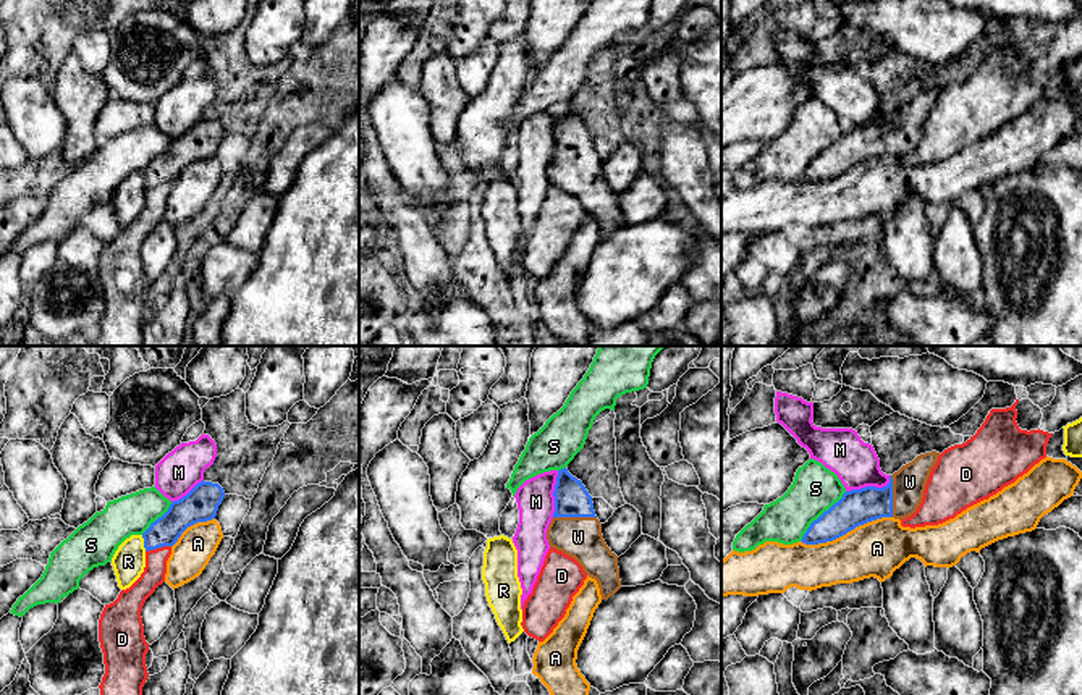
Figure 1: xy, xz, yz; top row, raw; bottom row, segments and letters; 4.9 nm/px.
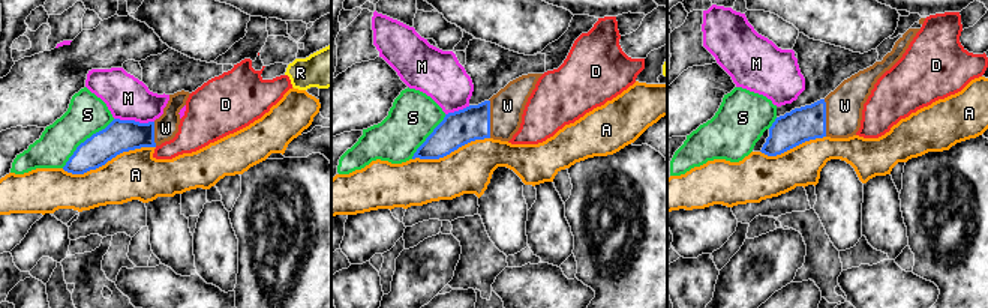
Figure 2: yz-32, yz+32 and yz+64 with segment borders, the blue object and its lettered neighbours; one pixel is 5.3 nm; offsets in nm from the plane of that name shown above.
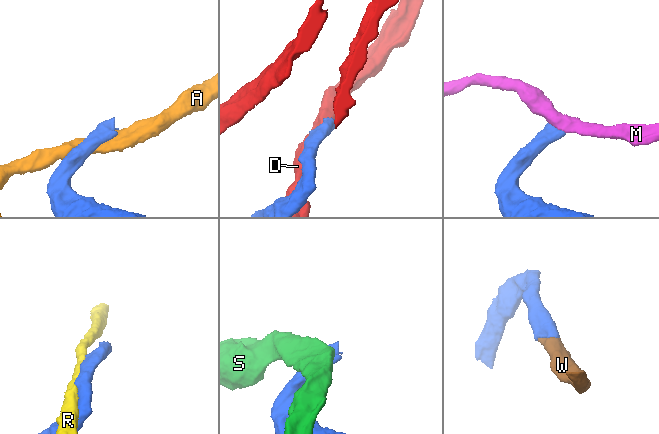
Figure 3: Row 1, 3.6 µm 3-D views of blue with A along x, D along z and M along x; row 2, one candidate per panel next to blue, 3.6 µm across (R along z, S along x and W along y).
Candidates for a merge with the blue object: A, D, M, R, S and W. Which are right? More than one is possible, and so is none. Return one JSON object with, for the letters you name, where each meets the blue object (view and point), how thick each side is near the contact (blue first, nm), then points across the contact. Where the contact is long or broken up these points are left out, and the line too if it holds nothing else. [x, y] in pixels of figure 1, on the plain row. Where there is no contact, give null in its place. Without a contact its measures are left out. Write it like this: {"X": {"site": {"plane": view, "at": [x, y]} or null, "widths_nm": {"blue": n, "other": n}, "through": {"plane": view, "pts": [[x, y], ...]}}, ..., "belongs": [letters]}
{"W": {"site": {"plane": "xz", "at": [574, 154]}, "widths_nm": {"blue": 180, "other": 200}}, "belongs": ["W"]}

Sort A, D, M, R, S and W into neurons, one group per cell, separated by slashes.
A / D / M / R / S / W

